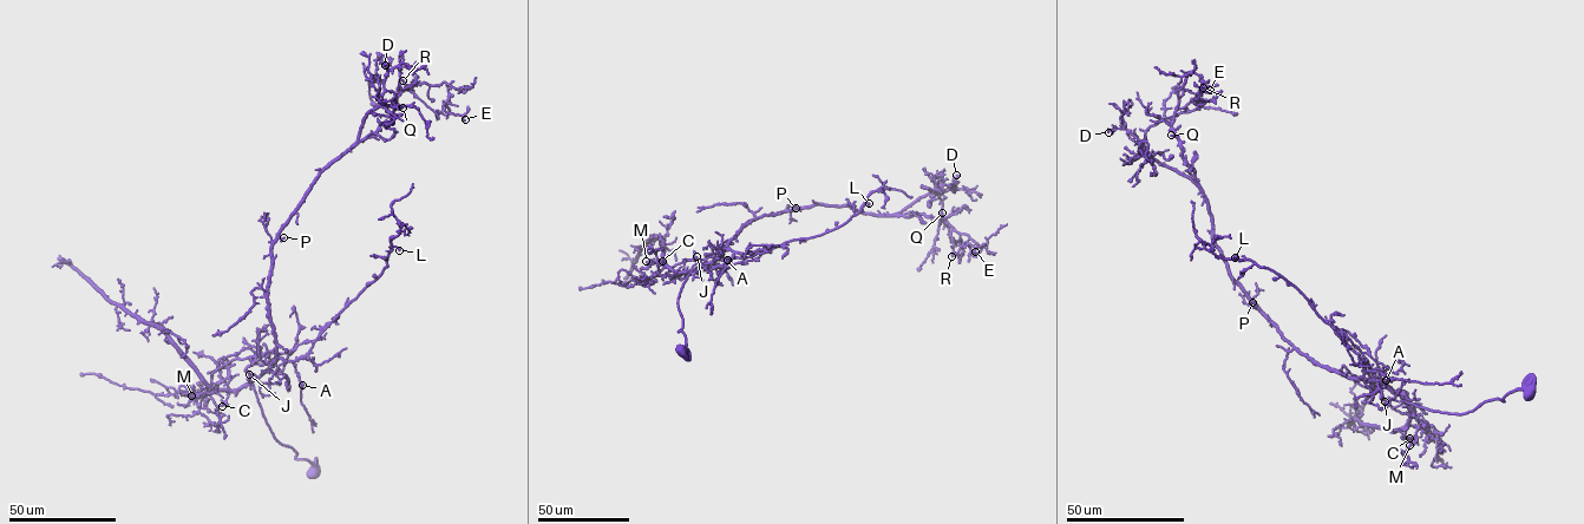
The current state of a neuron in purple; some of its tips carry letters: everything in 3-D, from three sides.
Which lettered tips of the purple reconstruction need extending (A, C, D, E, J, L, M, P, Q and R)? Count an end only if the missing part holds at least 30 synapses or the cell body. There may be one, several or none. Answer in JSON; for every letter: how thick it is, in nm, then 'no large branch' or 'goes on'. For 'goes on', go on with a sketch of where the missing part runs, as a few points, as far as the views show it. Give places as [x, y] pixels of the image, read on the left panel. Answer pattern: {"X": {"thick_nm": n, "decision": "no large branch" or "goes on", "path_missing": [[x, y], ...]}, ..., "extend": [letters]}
{"A": {"thick_nm": 130, "decision": "no large branch"}, "C": {"thick_nm": 140, "decision": "no large branch"}, "D": {"thick_nm": 120, "decision": "no large branch"}, "E": {"thick_nm": 150, "decision": "no large branch"}, "J": {"thick_nm": 150, "decision": "no large branch"}, "L": {"thick_nm": 110, "decision": "no large branch"}, "M": {"thick_nm": 140, "decision": "no large branch"}, "P": {"thick_nm": 130, "decision": "no large branch"}, "Q": {"thick_nm": 170, "decision": "goes on", "path_missing": [[403, 107], [405, 120], [414, 130]]}, "R": {"thick_nm": 200, "decision": "no large branch"}, "extend": ["Q"]}

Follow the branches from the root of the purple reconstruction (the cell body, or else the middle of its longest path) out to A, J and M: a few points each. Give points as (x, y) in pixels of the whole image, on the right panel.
A: (1529, 392), (1512, 391), (1504, 401), (1450, 414), (1418, 407), (1361, 377), (1374, 371), (1386, 380)
J: (1529, 392), (1512, 391), (1504, 395), (1504, 401), (1483, 403), (1458, 414), (1431, 411), (1404, 399), (1385, 401)
M: (1529, 392), (1512, 391), (1504, 401), (1458, 414), (1404, 399), (1413, 412), (1405, 436), (1409, 445)

